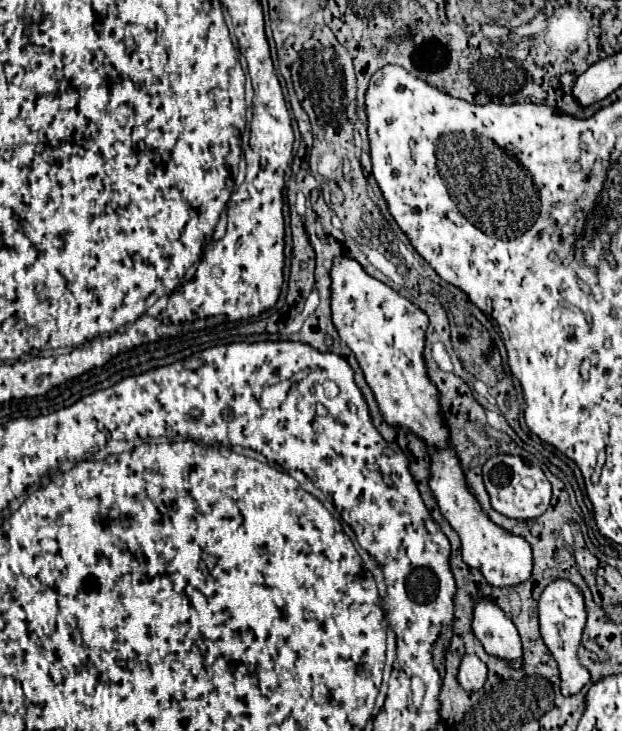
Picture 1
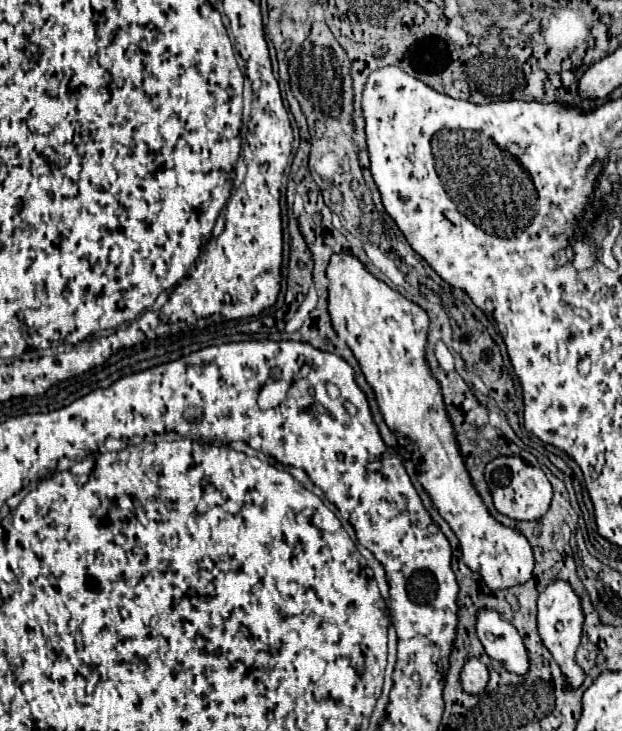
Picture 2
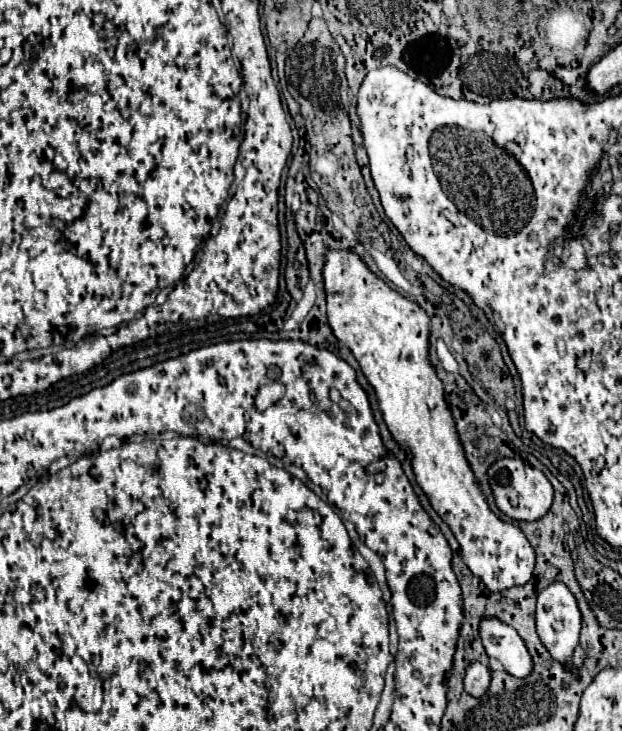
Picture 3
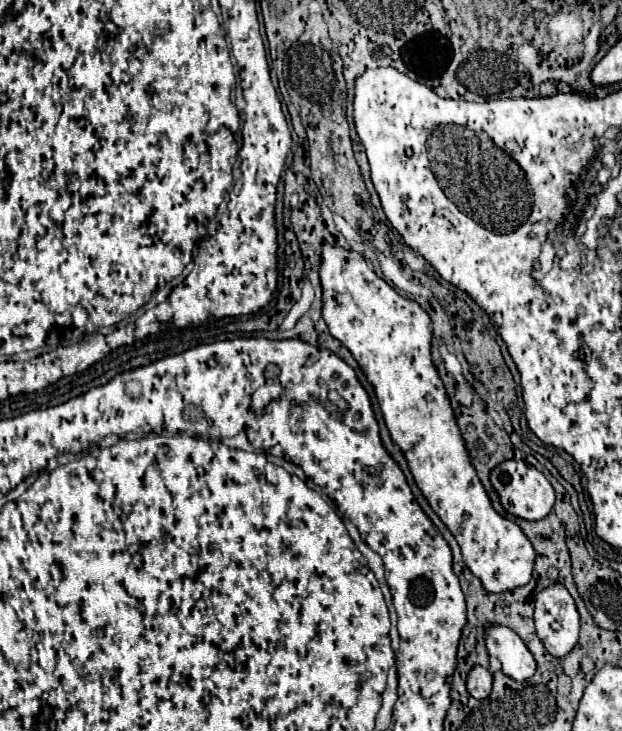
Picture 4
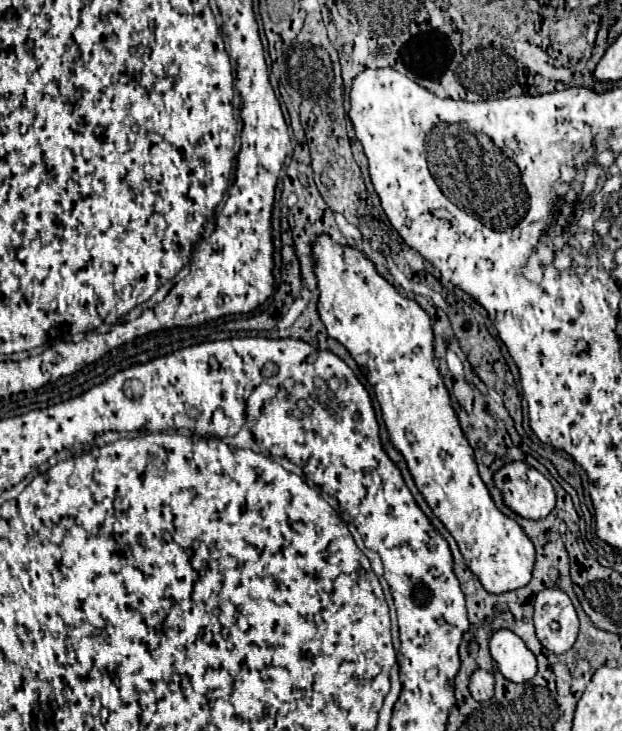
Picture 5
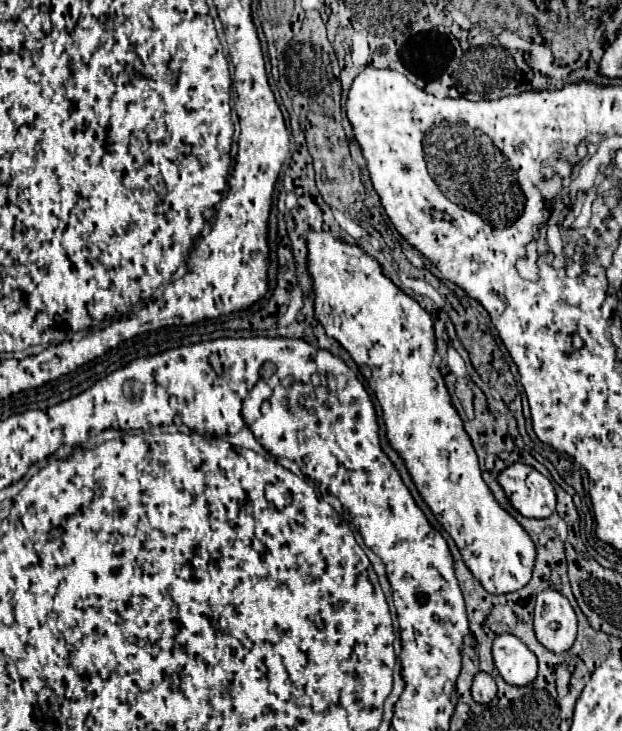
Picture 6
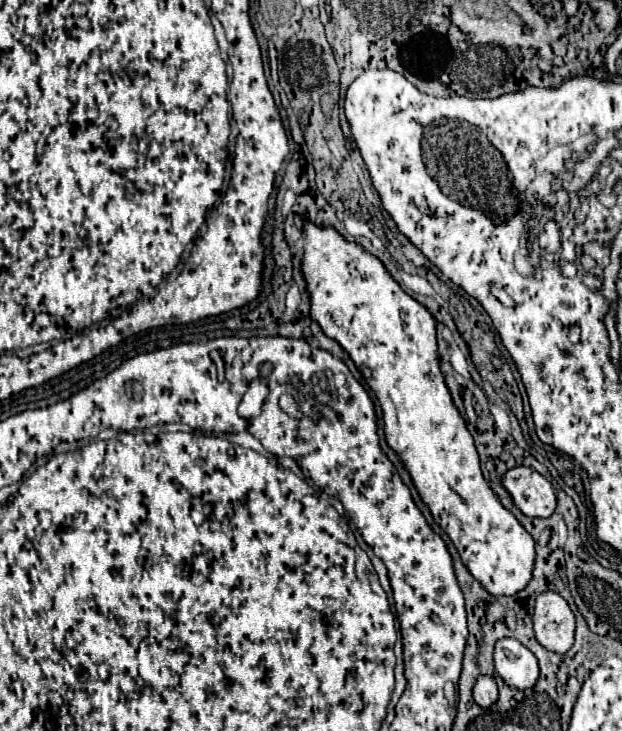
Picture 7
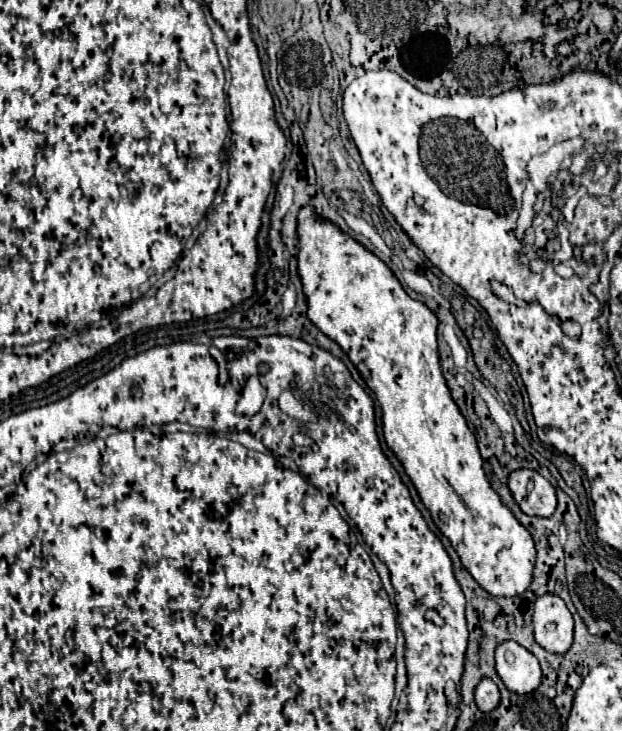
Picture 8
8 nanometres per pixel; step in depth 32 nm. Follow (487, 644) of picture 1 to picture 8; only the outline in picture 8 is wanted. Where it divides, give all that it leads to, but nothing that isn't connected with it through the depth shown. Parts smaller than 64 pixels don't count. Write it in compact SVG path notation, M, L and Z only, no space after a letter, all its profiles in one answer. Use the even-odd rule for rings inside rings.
M508 640L496 648L496 672L514 694L530 694L542 684L542 670L532 652Z

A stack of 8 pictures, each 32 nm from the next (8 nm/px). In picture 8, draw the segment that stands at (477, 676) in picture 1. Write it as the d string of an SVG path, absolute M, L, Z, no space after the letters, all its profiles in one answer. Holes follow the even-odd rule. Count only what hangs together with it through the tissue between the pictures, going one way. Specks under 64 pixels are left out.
M484 678L478 686L476 686L476 706L480 708L480 712L484 712L484 714L490 714L492 710L496 710L498 706L500 706L500 690L498 690L498 686L492 682L492 680L488 680L488 678Z

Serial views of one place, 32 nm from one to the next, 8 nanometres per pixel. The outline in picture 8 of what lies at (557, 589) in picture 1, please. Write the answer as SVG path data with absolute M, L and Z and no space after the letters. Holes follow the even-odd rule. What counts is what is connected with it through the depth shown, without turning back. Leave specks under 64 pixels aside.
M544 594L534 604L534 640L548 652L564 654L573 643L574 620L565 602L555 594Z

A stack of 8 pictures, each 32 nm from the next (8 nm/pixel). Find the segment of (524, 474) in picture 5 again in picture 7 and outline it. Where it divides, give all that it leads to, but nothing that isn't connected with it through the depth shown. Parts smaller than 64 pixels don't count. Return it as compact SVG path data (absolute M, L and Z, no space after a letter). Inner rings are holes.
M518 466L508 470L504 474L504 488L526 516L548 518L556 508L556 494L552 484L532 468Z

